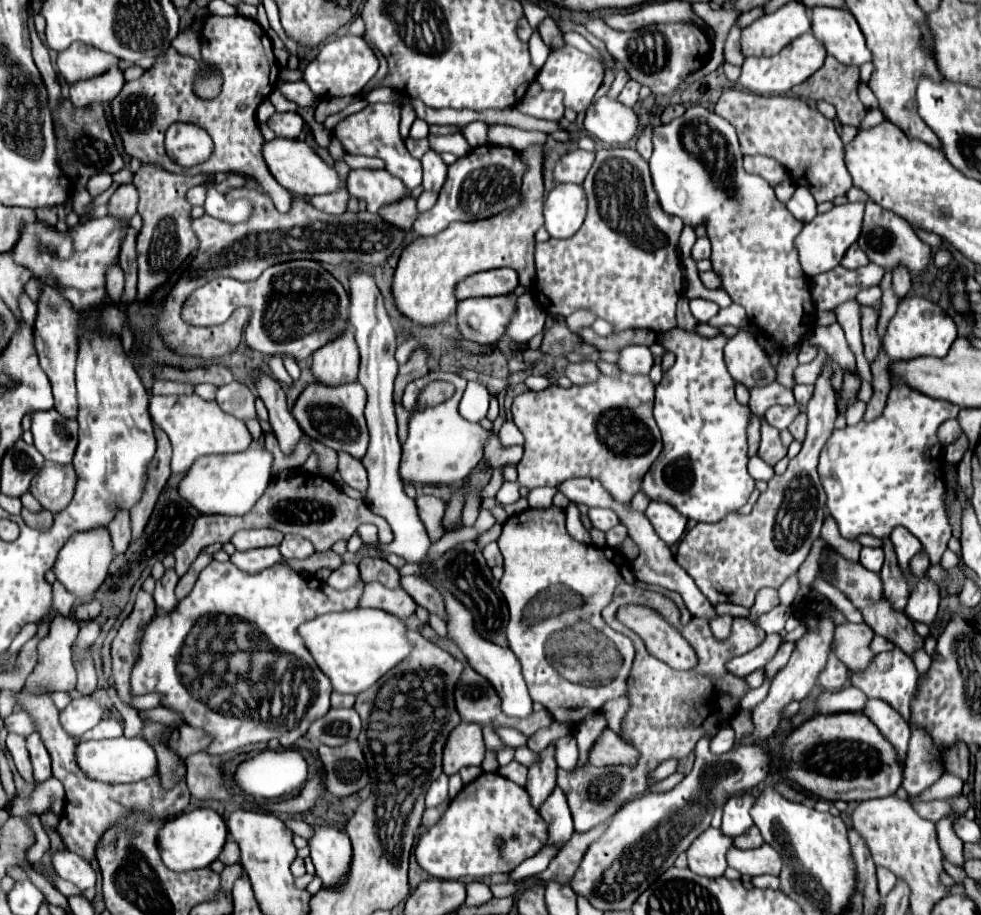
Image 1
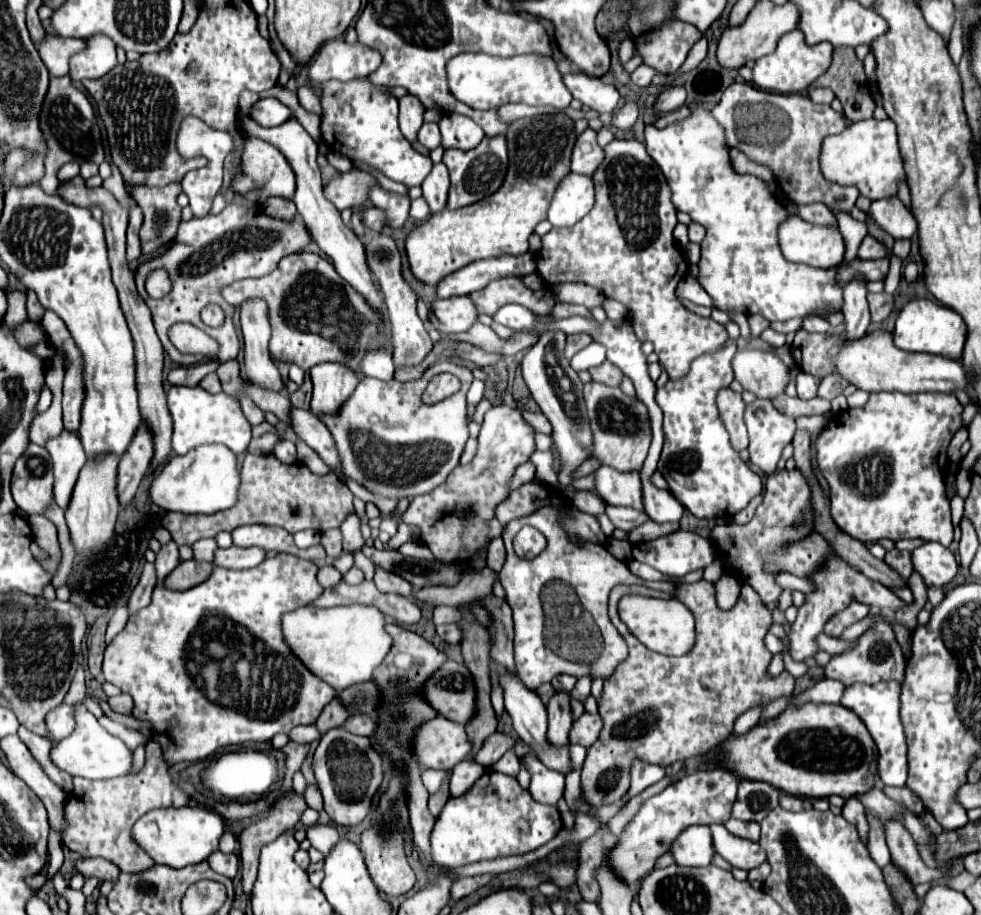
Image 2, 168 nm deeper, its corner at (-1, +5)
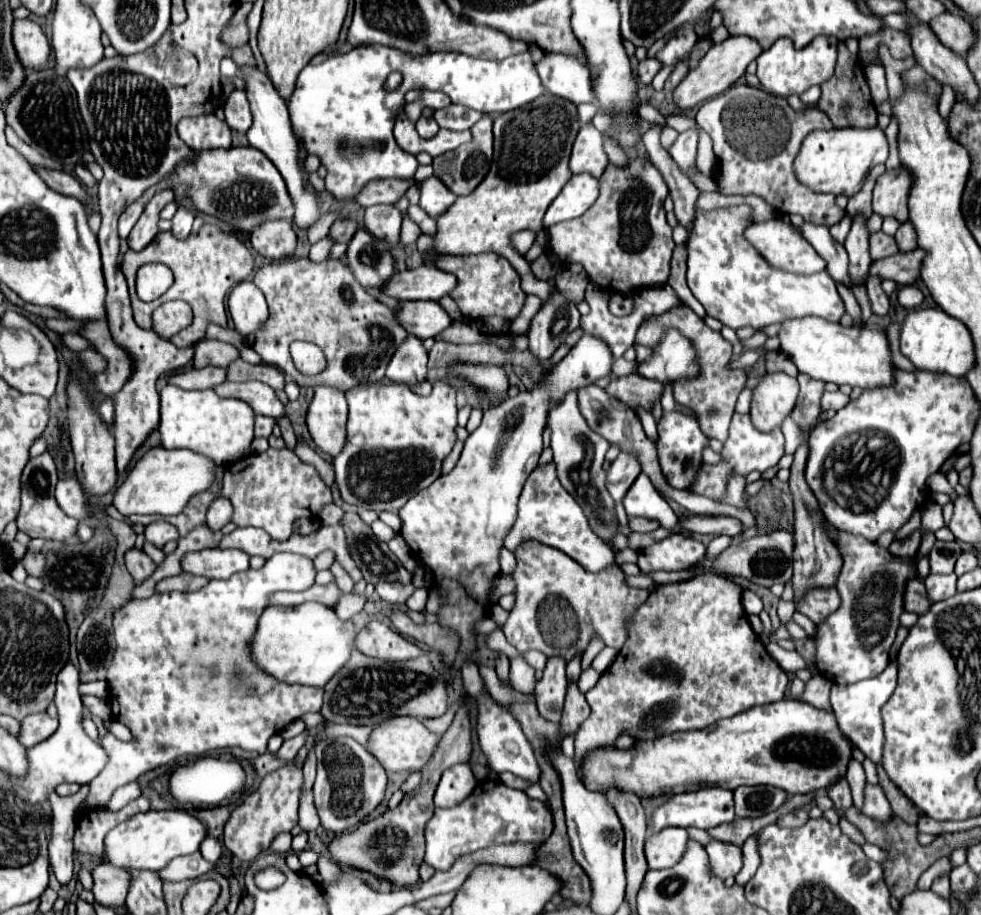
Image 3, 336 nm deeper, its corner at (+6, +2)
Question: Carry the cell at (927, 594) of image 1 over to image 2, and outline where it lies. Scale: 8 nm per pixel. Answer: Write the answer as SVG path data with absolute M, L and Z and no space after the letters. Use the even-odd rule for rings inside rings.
M927 542L913 552L915 570L925 578L927 586L945 586L957 574L957 560L953 552L939 542Z

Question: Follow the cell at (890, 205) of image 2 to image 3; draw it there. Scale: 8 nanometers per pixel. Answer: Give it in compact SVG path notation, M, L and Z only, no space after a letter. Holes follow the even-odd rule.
M902 167L878 177L874 187L872 209L880 217L894 217L898 223L908 221L908 189L912 177Z

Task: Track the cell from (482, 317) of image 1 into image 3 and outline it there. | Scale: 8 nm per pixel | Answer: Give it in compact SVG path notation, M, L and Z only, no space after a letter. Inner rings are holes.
M404 301L398 311L398 321L408 333L420 339L436 337L452 323L450 315L436 301Z

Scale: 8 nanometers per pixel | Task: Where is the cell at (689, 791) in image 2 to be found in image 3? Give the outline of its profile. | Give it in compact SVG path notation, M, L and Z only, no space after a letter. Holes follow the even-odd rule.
M702 787L696 791L686 791L678 795L666 797L660 805L654 807L650 817L650 833L658 833L664 827L698 827L698 829L712 829L722 823L730 823L734 819L734 801L732 791L722 787Z

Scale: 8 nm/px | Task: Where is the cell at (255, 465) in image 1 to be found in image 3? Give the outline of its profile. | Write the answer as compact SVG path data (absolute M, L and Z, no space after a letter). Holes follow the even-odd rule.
M152 449L148 451L138 463L136 467L128 473L128 479L118 487L116 495L114 495L114 507L122 513L122 515L180 515L184 511L184 507L188 507L190 499L208 491L212 487L212 483L216 481L216 463L210 457L204 457L200 453L192 453L190 449Z

